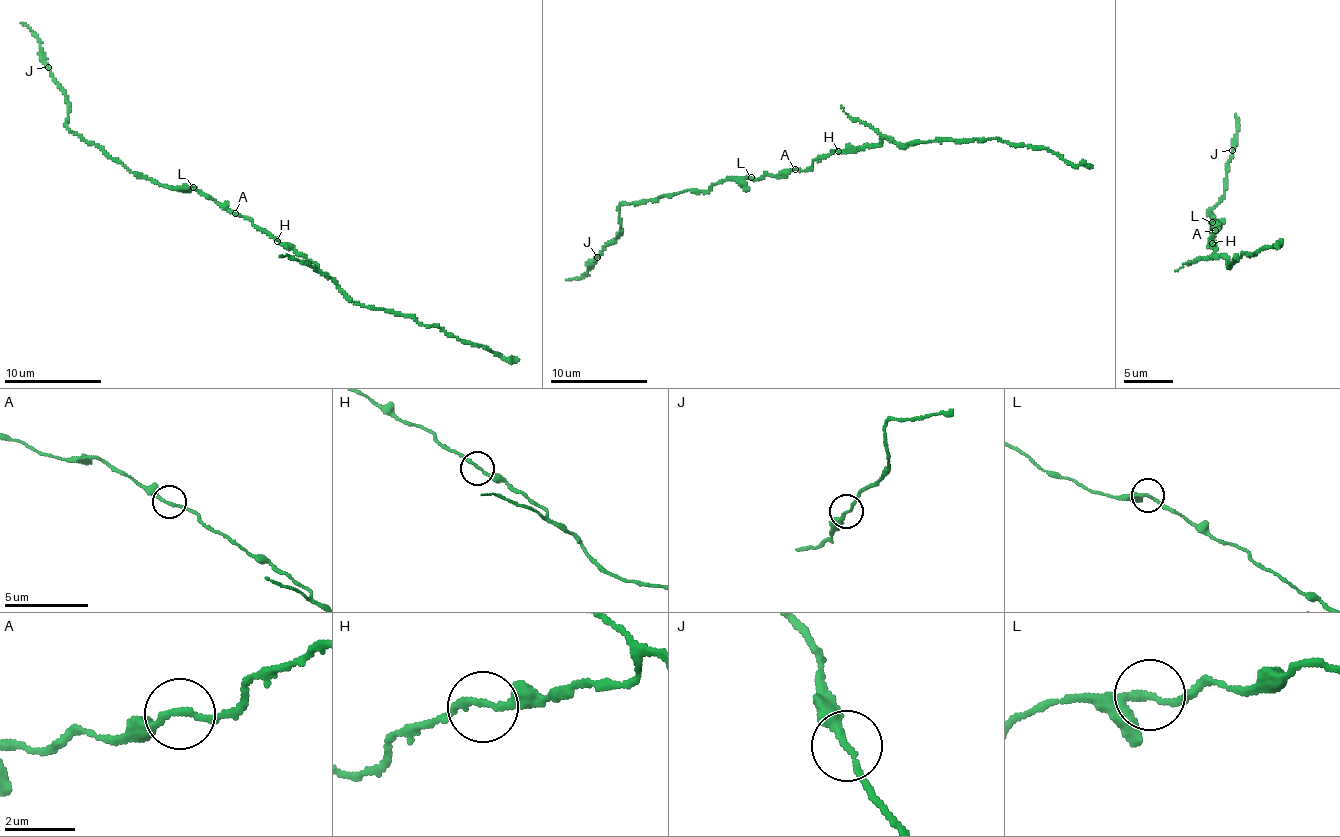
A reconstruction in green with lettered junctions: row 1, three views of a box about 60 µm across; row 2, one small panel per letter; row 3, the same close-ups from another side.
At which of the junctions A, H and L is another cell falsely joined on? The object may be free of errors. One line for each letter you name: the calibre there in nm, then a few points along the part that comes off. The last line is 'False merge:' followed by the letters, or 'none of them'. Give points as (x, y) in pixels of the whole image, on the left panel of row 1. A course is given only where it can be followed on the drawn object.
False merge: none of them

